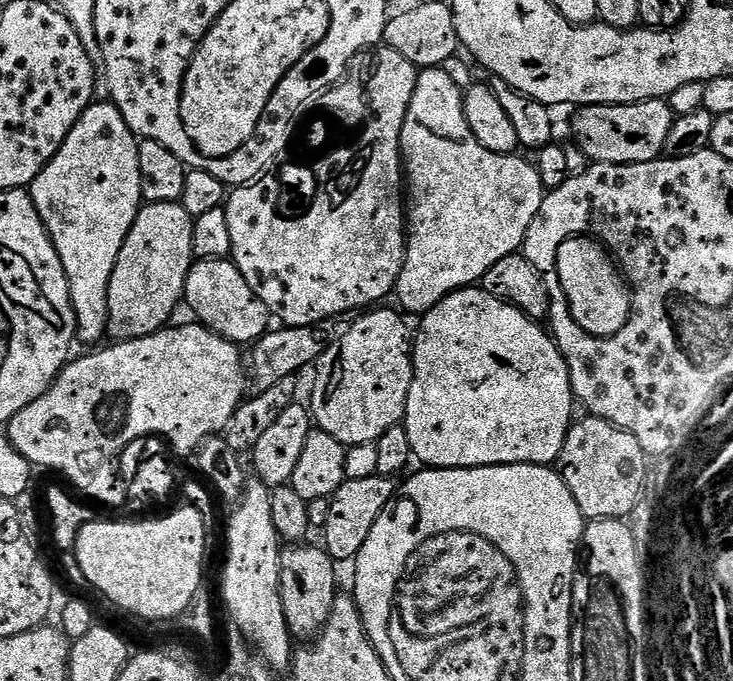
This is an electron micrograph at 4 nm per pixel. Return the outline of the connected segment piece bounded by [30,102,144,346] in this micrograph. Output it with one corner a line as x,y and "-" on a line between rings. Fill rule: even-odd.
93,102
88,105
82,118
78,118
52,161
33,178
30,185
34,206
52,239
54,250
62,262
62,270
66,270
70,302
76,315
76,340
92,344
88,346
99,345
99,340
105,339
110,274
114,274
118,254
134,226
144,200
142,170
138,170
139,149
137,136
130,130
130,126
126,126
126,118
122,118
116,105
111,102

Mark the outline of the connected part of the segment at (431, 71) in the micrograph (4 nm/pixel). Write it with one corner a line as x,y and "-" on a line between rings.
443,67
425,68
417,75
414,86
414,98
406,110
406,122
402,122
402,134
400,135
400,155
402,157
402,172
406,177
406,247
404,249
404,265
398,274
398,282
394,289
395,299
400,299
399,307
405,313
416,312
423,314
431,310
442,298
446,298
451,292
456,292
460,288
475,285
494,266
494,262
502,262
502,258
519,253
524,247
526,230
530,222
534,222
534,214
538,214
538,206
542,206
545,189
542,180
538,178
538,170
535,163
526,161
520,154
503,156
494,154
470,134
470,126
466,122
464,113
464,93
458,86
454,86
454,81
444,72

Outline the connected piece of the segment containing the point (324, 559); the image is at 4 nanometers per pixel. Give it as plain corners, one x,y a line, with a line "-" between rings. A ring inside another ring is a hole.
301,542
288,546
280,554
280,593
282,610
286,614
288,629
300,642
308,642
319,636
332,612
338,595
336,589
337,561
323,547
311,548
311,543

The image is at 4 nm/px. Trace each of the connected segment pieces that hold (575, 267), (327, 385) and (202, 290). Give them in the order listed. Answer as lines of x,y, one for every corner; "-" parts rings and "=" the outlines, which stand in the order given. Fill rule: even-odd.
574,236
562,242
562,246
556,251
556,276
562,282
562,290
568,299
568,309
572,311
572,316
578,326
582,326
582,330
586,330
591,336
603,338
618,334
618,330
626,326
632,309
630,289
611,255
595,239
=
380,306
357,315
355,317
357,320
349,326
348,333
341,340
333,339
314,365
316,381
312,384
310,411
315,427
319,431
330,434
338,443
345,446
375,444
379,436
386,434
386,430
390,430
390,426
399,424
404,419
406,402
412,385
414,340
410,335
410,328
408,332
407,322
403,320
405,317
399,311
391,312
384,307
=
231,259
196,260
188,271
184,300
192,307
197,321
211,332
225,336
237,346
251,346
269,331
270,313
268,307
250,290
250,282
242,278
238,266

